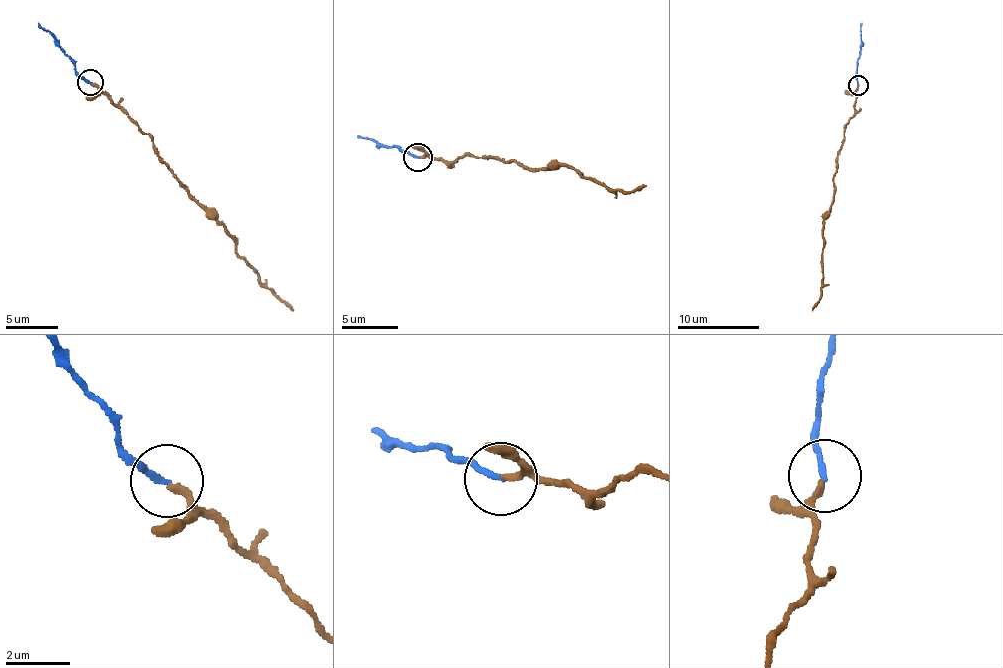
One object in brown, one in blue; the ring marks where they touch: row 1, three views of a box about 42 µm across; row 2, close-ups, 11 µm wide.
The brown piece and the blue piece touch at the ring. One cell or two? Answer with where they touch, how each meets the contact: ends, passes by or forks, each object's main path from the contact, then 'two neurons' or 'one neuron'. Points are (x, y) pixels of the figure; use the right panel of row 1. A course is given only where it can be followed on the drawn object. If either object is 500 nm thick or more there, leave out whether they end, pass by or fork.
(858, 85) | brown ends | blue ends | brown via (857, 86), (856, 112), (837, 157), (834, 199), (823, 222), (821, 297), (812, 311) | blue via (859, 86), (856, 61), (862, 43), (861, 22) | one neuron

